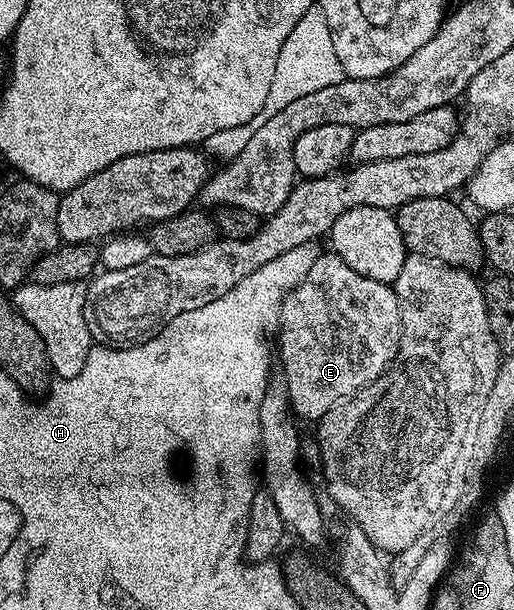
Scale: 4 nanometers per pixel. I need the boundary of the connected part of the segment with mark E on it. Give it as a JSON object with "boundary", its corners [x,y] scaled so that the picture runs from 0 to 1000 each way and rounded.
{"boundary":[[[626,413],[586,464],[556,480],[545,546],[543,605],[564,638],[568,675],[615,693],[630,677],[743,618],[772,587],[780,554],[772,479],[763,466],[698,451],[650,413]]]}

